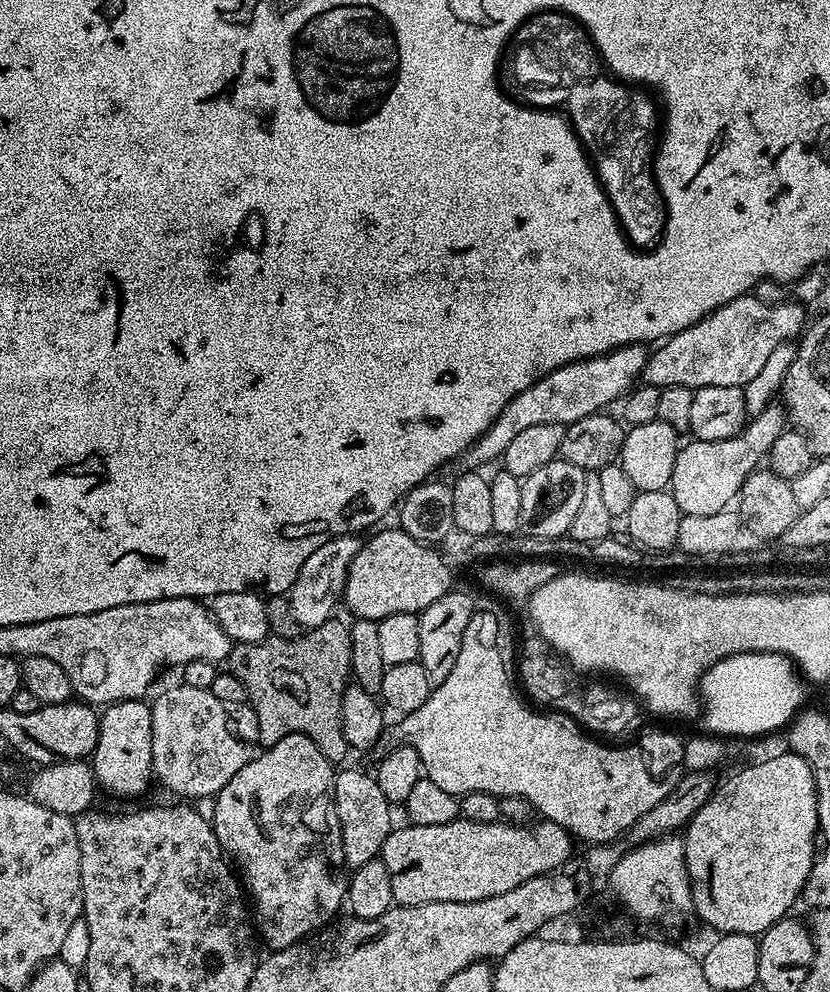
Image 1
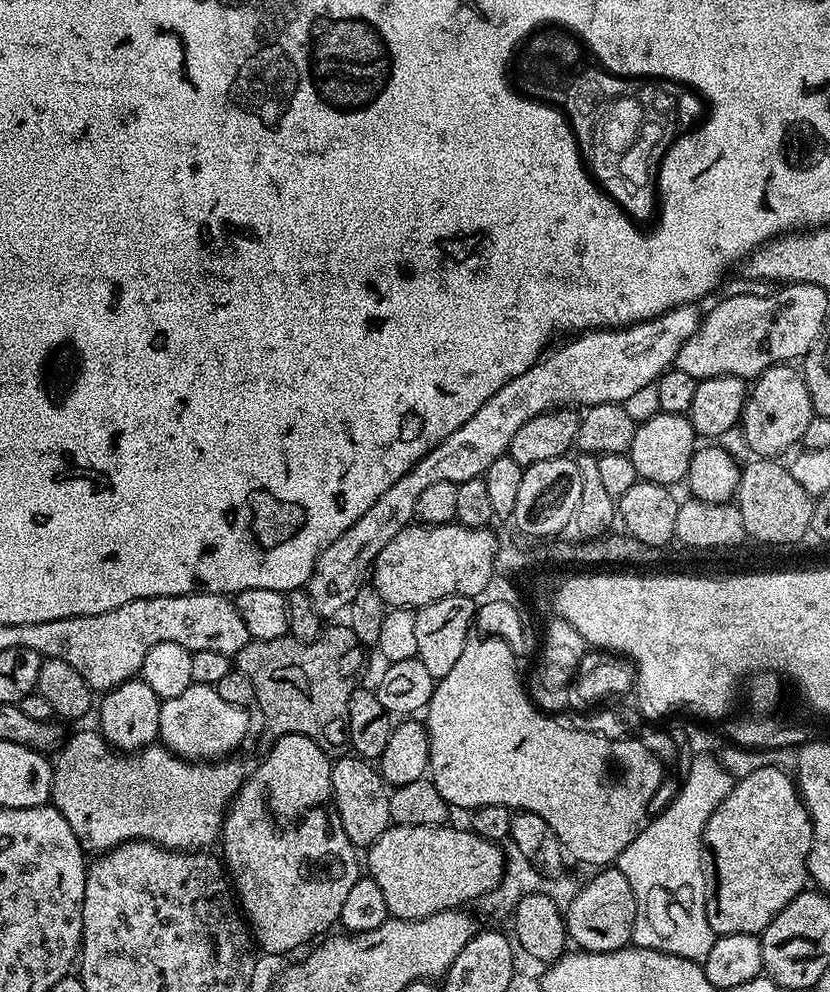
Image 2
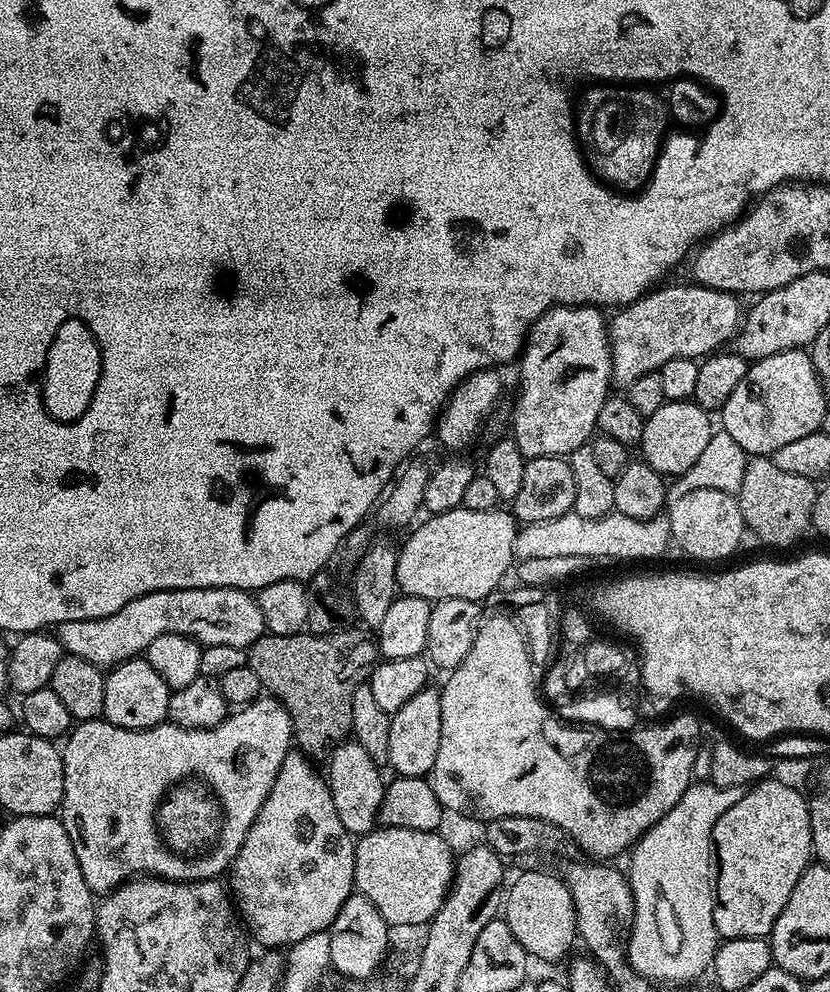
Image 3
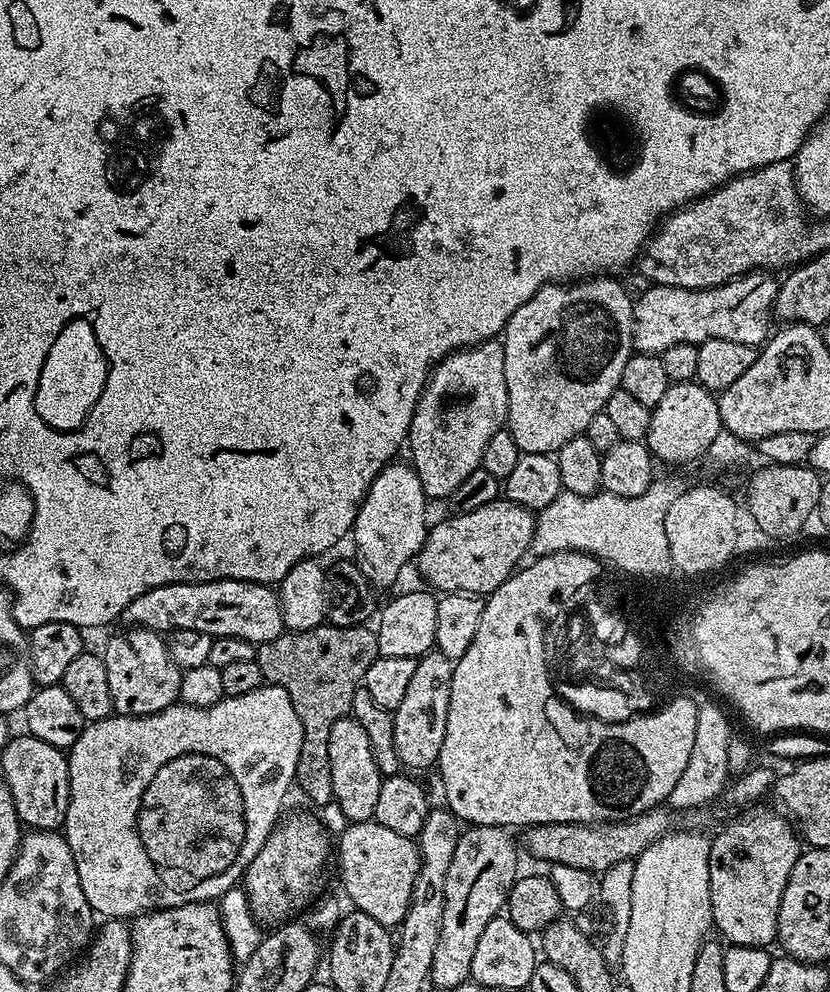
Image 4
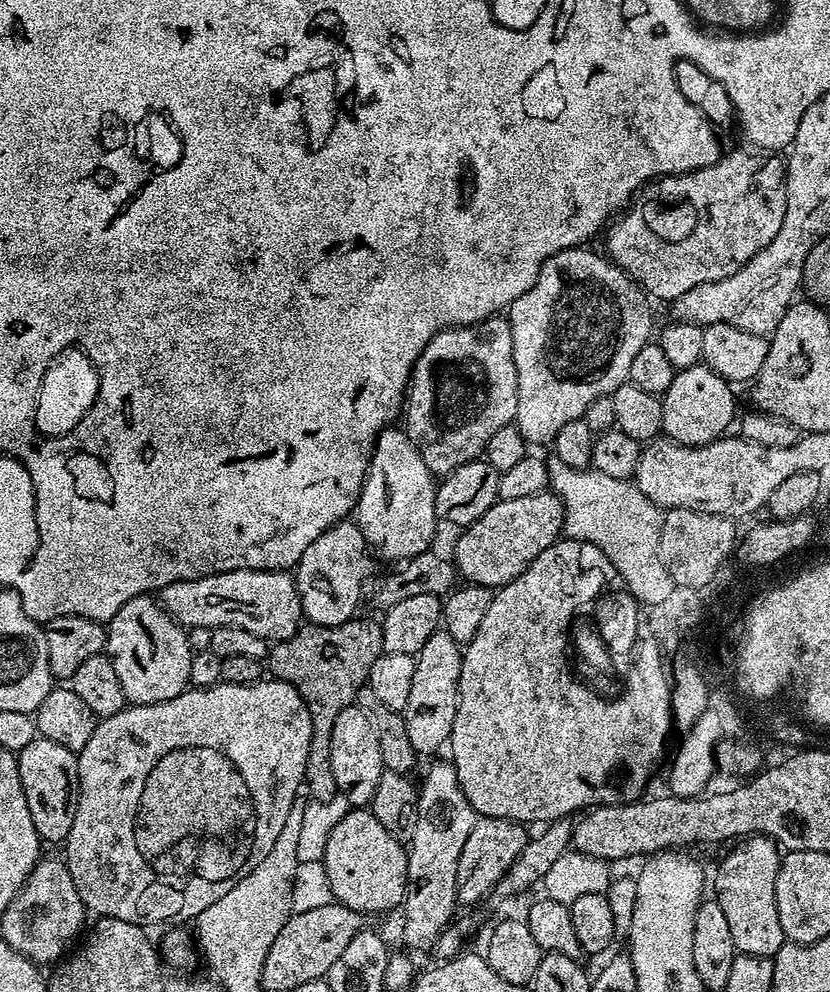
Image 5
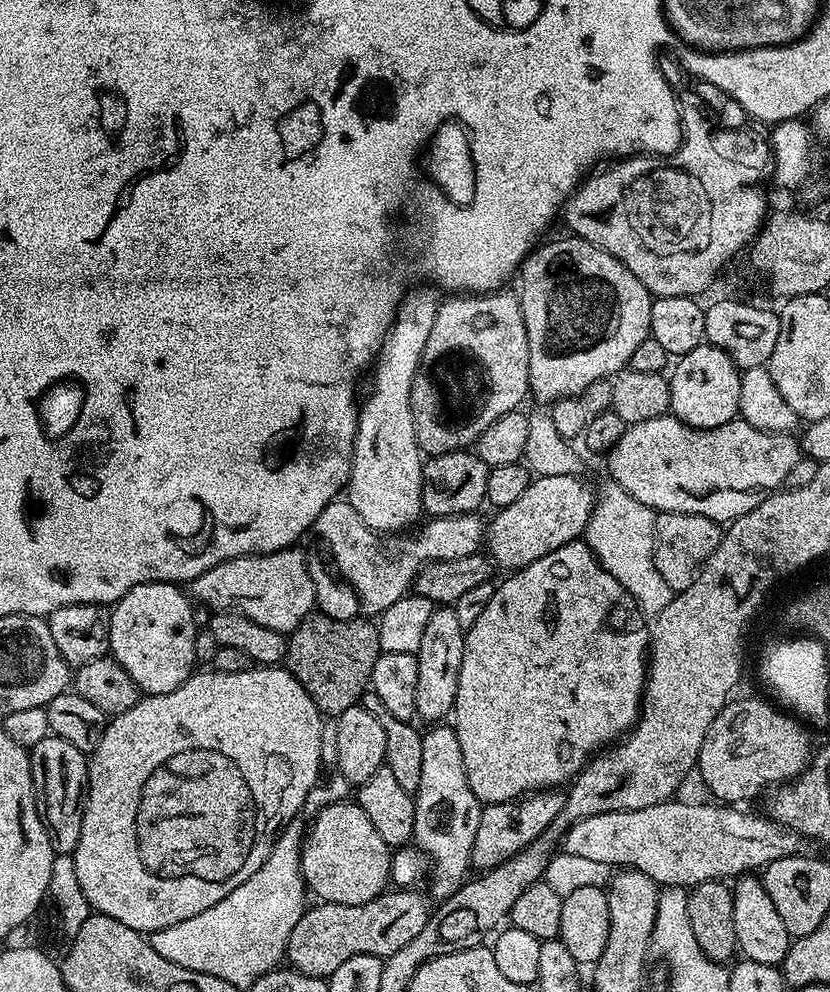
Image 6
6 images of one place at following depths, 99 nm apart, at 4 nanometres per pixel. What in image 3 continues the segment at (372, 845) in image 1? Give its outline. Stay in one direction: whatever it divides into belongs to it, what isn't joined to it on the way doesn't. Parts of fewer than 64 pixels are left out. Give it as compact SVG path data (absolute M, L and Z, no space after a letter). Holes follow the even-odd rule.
M355 742L339 744L332 749L327 760L326 781L332 792L334 807L345 830L359 838L378 824L386 783L385 777L380 777L381 765L376 764L374 758L370 758L370 754L366 754L366 750L362 750L362 746Z

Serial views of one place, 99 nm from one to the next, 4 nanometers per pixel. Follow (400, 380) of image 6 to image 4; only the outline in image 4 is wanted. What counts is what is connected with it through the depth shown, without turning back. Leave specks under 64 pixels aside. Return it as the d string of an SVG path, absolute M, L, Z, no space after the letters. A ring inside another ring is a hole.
M400 463L387 464L376 475L350 533L350 540L356 543L354 563L377 590L390 587L403 574L404 567L415 561L430 527L430 504L422 490L422 482L411 463Z

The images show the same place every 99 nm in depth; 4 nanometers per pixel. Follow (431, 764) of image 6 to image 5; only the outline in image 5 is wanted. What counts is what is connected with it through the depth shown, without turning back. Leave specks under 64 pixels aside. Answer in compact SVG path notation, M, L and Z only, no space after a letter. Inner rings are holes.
M450 762L430 765L424 781L419 781L418 791L418 822L406 844L408 889L402 905L403 947L413 953L435 949L436 940L457 915L458 854L462 854L462 846L466 846L466 838L470 838L478 819L458 786L458 774Z

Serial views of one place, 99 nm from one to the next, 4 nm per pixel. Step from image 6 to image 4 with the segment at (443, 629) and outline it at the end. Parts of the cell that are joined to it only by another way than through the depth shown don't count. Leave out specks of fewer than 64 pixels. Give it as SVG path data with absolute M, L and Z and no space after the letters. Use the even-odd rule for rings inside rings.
M431 651L419 657L410 686L402 703L392 713L394 722L394 748L405 769L428 768L437 763L442 750L442 738L446 738L446 714L450 710L450 682L452 681L453 661L438 651Z

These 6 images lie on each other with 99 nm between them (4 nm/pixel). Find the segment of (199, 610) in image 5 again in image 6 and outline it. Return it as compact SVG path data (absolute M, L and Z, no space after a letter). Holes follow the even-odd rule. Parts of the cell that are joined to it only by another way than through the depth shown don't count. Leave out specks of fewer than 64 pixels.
M299 547L263 552L261 556L239 556L222 562L191 581L190 592L197 601L217 612L237 612L266 630L291 634L305 616L316 608L314 584L308 577L306 556Z

